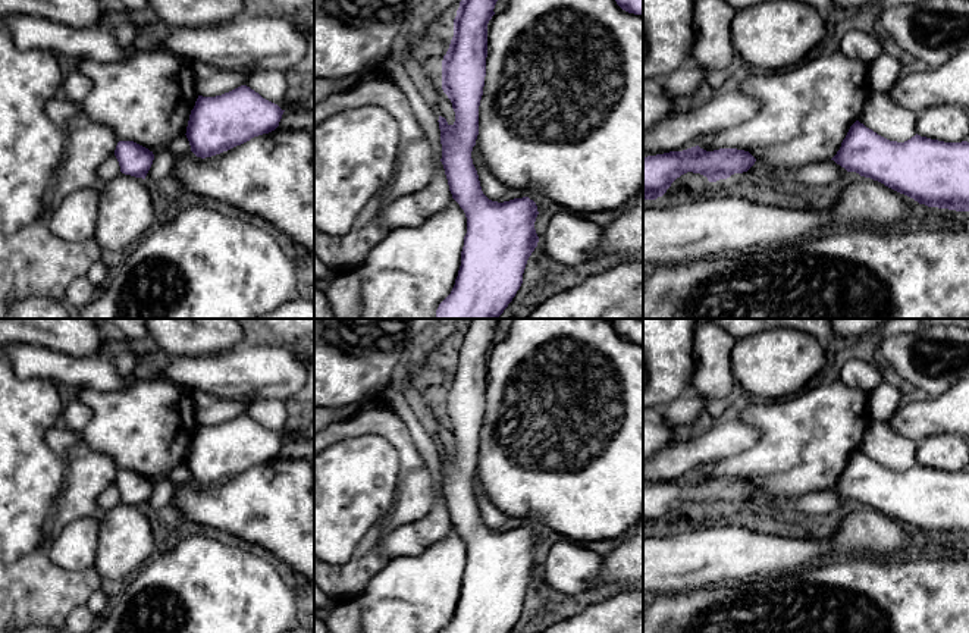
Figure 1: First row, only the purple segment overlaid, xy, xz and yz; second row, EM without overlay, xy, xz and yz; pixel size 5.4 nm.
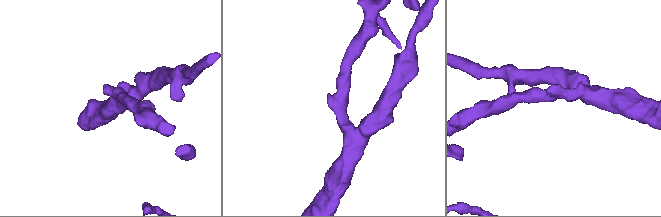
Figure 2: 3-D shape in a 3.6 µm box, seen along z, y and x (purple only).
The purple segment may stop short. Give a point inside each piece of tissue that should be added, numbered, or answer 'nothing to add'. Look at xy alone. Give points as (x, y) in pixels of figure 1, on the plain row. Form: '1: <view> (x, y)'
nothing to add

